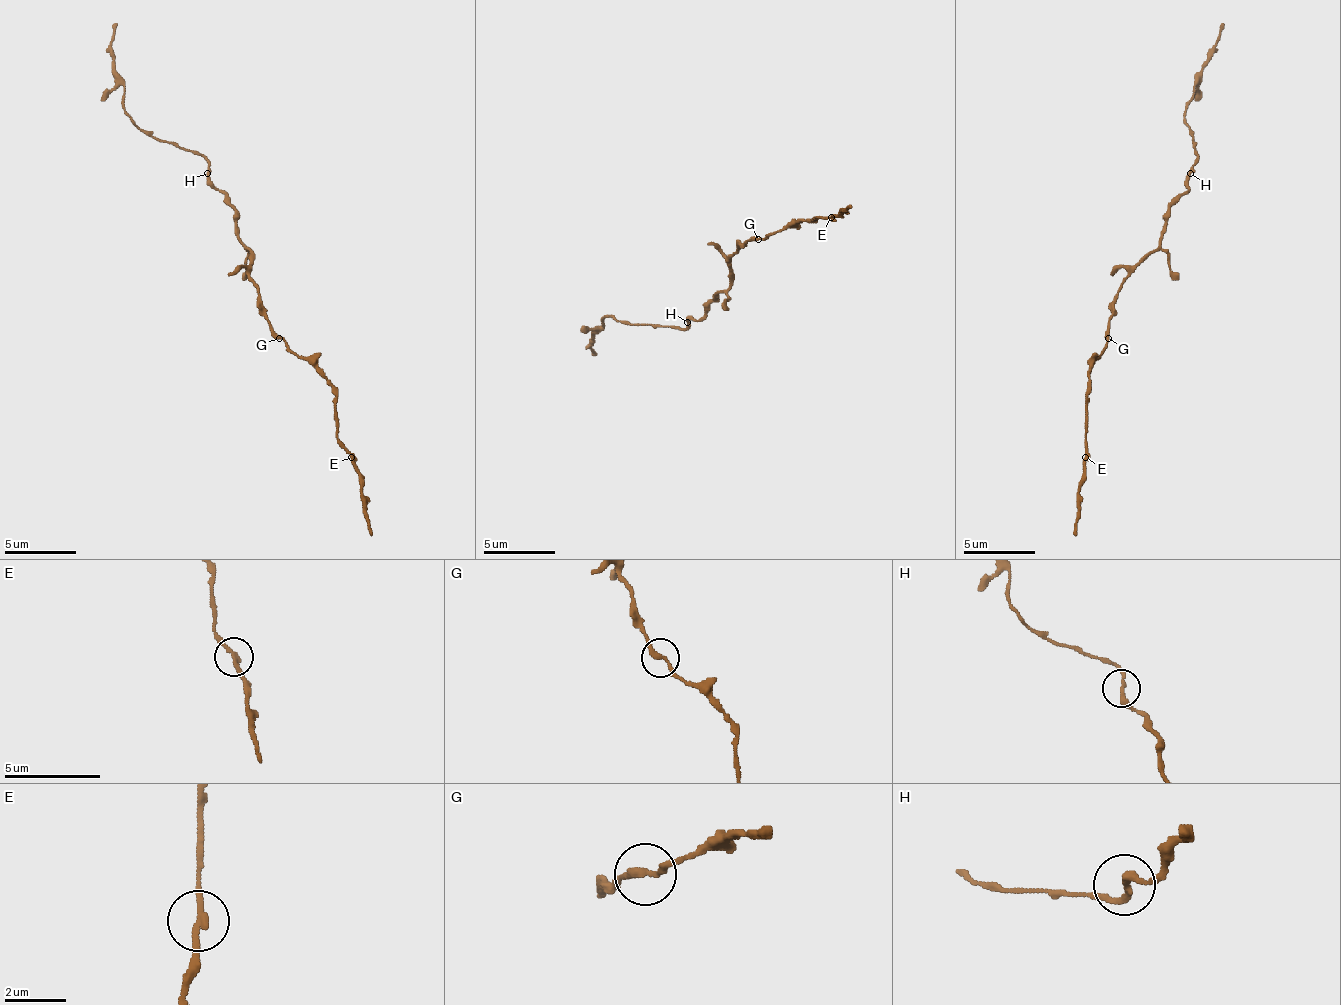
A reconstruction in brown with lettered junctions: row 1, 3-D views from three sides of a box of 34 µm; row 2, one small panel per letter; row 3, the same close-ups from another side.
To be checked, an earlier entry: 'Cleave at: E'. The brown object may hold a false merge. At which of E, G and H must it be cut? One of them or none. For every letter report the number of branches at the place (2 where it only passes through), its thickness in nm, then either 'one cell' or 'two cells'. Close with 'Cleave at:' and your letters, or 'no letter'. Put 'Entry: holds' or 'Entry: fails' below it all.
E: 2 branches meet; 200 nm thick; one cell
G: 2 branches meet; 220 nm thick; one cell
H: 2 branches meet; 220 nm thick; one cell
Cleave at: no letter
Entry: fails

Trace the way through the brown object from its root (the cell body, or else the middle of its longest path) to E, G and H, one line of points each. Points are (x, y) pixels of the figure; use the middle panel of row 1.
E: (730, 275), (730, 257), (748, 239), (766, 239), (794, 221), (830, 218)
G: (730, 275), (730, 257), (748, 239), (758, 239)
H: (730, 275), (730, 286), (716, 297), (708, 311), (701, 318), (690, 318), (687, 322)

